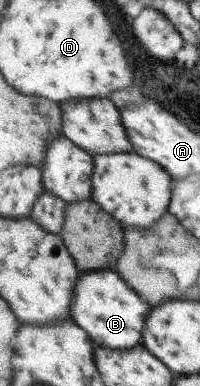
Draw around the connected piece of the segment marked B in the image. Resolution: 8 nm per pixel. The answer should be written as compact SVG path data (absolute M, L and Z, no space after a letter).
M83 270L73 296L71 316L87 330L96 346L131 350L144 344L145 320L151 308L151 302L131 288L117 270Z

